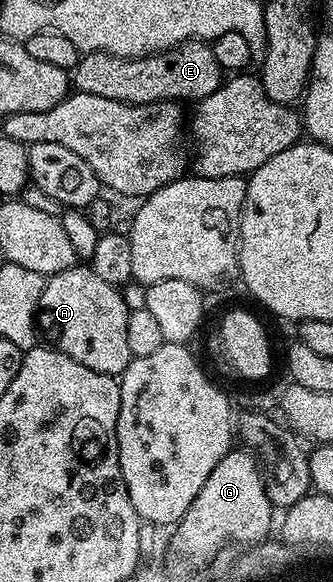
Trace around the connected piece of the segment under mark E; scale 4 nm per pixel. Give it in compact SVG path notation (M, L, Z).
M187 40L184 44L177 45L176 48L166 48L164 52L134 58L114 56L108 52L85 52L80 55L77 66L71 69L69 75L74 91L97 94L97 98L113 98L113 102L125 102L126 104L152 104L162 100L198 102L216 92L225 79L223 68L217 66L217 58L213 58L210 43L201 40Z

